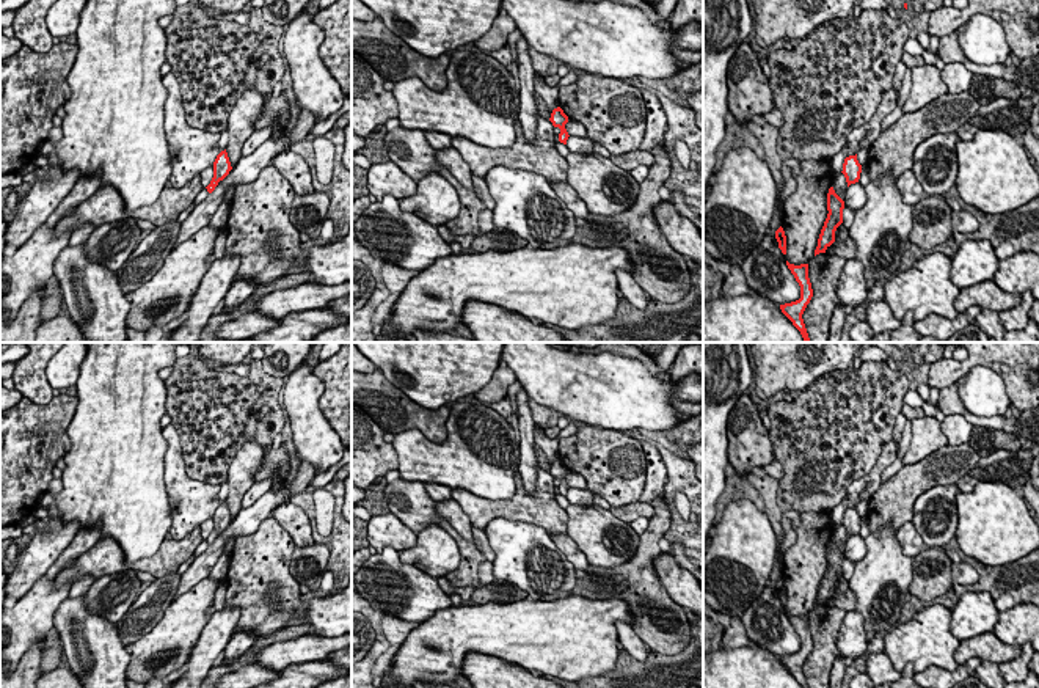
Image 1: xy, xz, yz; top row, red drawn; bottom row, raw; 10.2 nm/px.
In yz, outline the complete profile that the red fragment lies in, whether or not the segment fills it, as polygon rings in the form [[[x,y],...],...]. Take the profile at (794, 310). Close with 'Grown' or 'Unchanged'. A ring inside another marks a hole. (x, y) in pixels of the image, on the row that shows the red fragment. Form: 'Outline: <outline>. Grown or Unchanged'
Outline: [[[786,261],[788,269],[800,286],[800,298],[791,303],[780,305],[782,313],[800,331],[804,342],[810,342],[802,314],[813,297],[811,283],[808,278],[808,264],[794,265]]]. Unchanged

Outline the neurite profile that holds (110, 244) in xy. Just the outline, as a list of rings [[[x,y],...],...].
[[[133,218],[105,223],[91,232],[83,245],[85,256],[116,272],[137,248],[141,228]]]

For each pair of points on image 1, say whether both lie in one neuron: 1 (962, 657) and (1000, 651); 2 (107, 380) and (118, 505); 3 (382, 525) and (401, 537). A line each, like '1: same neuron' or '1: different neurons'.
1: same neuron
2: same neuron
3: same neuron

